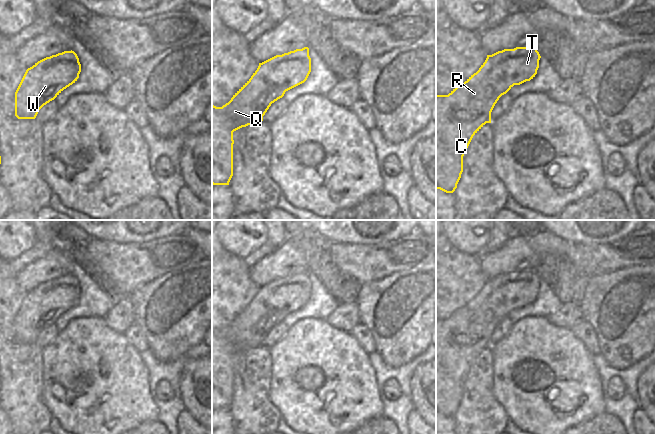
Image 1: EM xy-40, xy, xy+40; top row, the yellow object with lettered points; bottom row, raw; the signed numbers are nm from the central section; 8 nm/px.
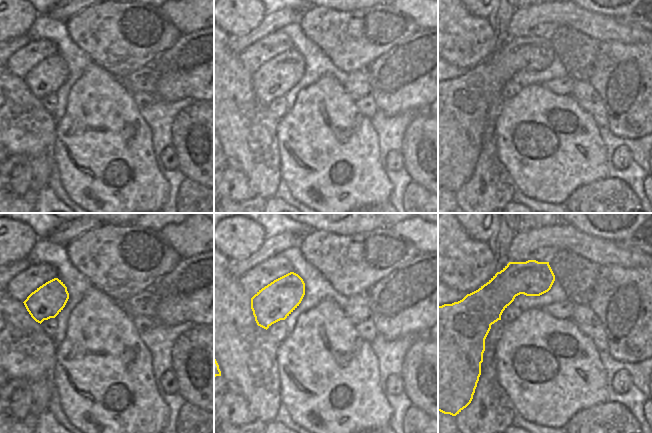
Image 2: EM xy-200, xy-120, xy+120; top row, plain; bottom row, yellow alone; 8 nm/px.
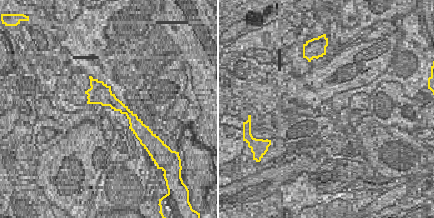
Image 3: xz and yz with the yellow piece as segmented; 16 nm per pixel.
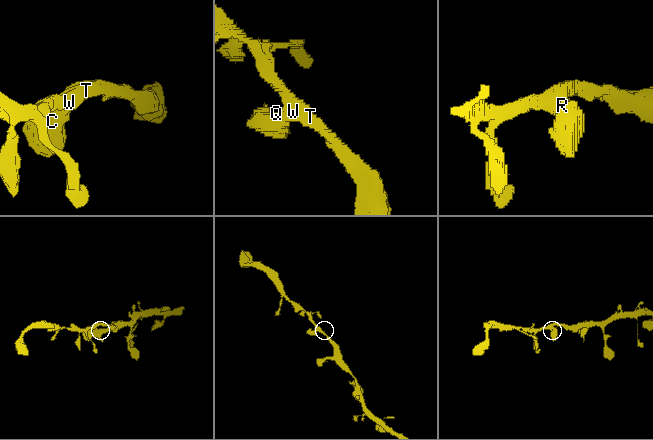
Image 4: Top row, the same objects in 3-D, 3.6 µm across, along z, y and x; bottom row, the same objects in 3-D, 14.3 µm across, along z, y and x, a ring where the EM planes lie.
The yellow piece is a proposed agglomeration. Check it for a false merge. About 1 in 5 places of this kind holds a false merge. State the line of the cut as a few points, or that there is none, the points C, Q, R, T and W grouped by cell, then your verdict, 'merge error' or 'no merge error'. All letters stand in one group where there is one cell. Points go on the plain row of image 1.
no cut | C Q R T W | no merge error

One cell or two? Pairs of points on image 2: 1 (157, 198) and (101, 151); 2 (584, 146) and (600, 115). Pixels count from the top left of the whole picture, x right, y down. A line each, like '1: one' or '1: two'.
1: one
2: two

